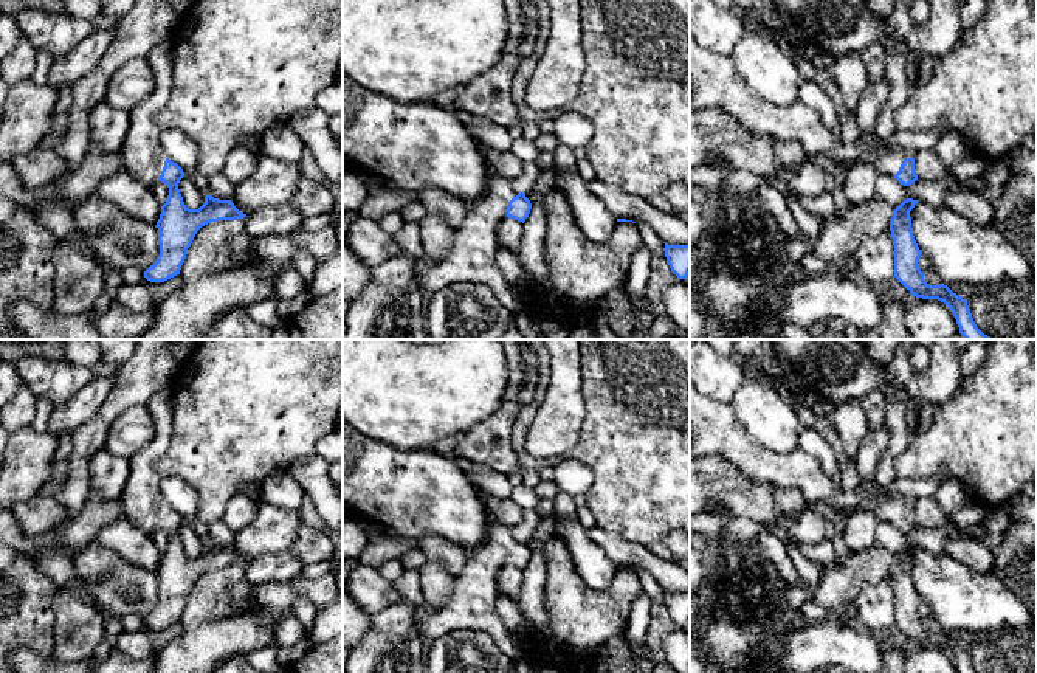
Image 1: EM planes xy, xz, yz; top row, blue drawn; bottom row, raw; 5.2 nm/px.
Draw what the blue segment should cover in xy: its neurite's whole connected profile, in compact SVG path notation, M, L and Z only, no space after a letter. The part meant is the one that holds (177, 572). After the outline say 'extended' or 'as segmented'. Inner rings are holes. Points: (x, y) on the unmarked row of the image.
M166 388L157 392L146 405L152 414L157 434L130 461L130 476L122 488L119 502L122 516L144 532L163 529L169 535L166 550L157 569L160 603L153 613L144 619L150 630L164 630L180 622L197 578L219 568L237 568L246 561L240 560L231 547L219 547L211 543L198 557L189 557L178 537L184 524L183 516L171 509L160 492L163 476L157 471L157 459L169 448L174 428L172 391Z; extended

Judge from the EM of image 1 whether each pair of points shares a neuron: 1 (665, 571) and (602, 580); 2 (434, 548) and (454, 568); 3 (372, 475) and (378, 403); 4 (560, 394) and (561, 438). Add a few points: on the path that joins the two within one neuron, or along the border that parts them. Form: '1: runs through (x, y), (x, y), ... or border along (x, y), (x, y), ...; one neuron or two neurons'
1: border along (591, 538), (617, 565); two neurons
2: runs through (439, 551), (451, 563); one neuron
3: border along (358, 430), (408, 452); two neurons
4: runs through (561, 405), (561, 427); one neuron

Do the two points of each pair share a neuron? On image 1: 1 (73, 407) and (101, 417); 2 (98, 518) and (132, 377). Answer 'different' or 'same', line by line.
1: different
2: different

